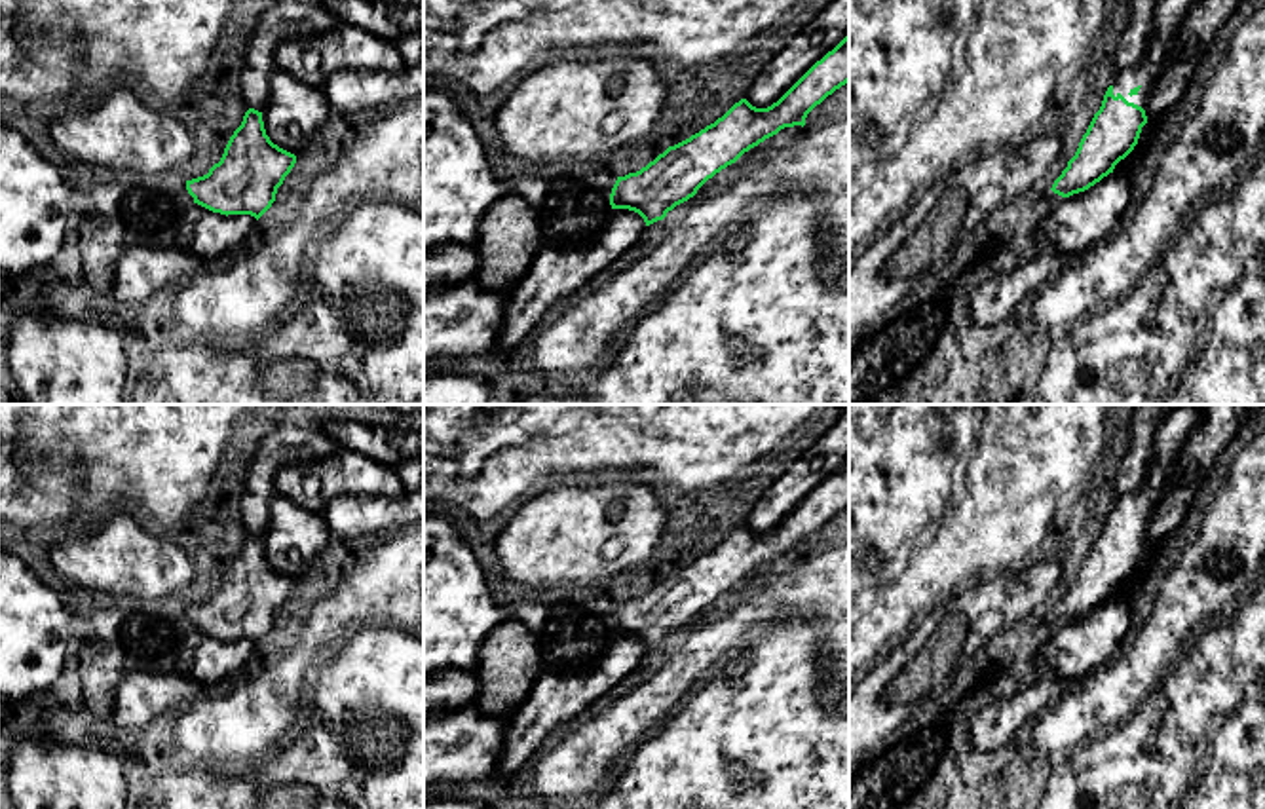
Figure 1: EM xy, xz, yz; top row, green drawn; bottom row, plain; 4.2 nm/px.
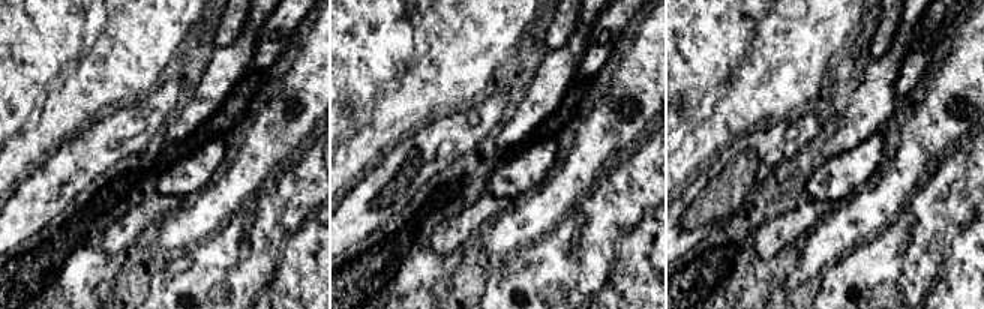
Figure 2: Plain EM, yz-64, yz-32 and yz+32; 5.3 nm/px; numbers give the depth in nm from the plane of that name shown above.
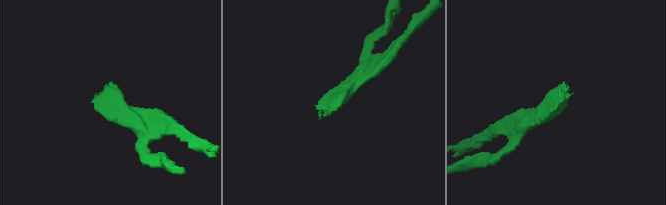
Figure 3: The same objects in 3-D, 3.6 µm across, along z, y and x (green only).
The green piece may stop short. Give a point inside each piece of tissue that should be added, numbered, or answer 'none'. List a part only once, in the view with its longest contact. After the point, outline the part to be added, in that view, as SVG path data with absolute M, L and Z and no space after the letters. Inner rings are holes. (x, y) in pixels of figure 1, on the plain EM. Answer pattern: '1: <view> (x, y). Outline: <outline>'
1: yz (1172, 432). Outline: M1180 404L1159 423L1155 448L1145 479L1130 494L1124 494L1111 507L1113 520L1119 518L1143 536L1151 517L1161 503L1166 486L1178 475L1176 460L1189 433L1195 429L1204 404Z

